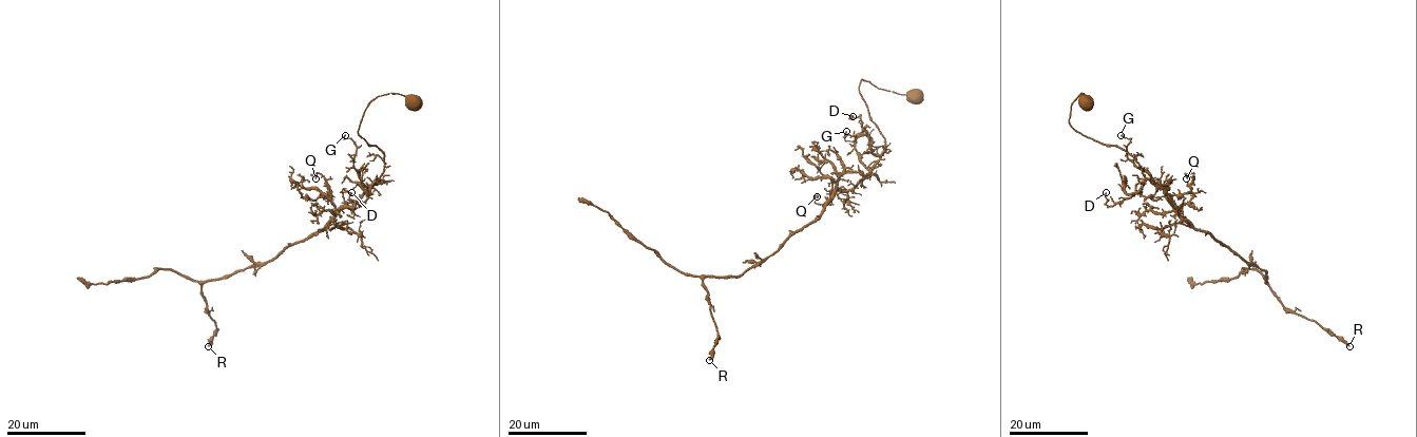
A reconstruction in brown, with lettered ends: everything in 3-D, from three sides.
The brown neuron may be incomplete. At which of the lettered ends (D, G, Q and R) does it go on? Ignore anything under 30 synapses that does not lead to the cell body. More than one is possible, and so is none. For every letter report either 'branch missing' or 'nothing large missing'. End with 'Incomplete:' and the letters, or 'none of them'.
D: nothing large missing
G: nothing large missing
Q: nothing large missing
R: nothing large missing
Incomplete: none of them

